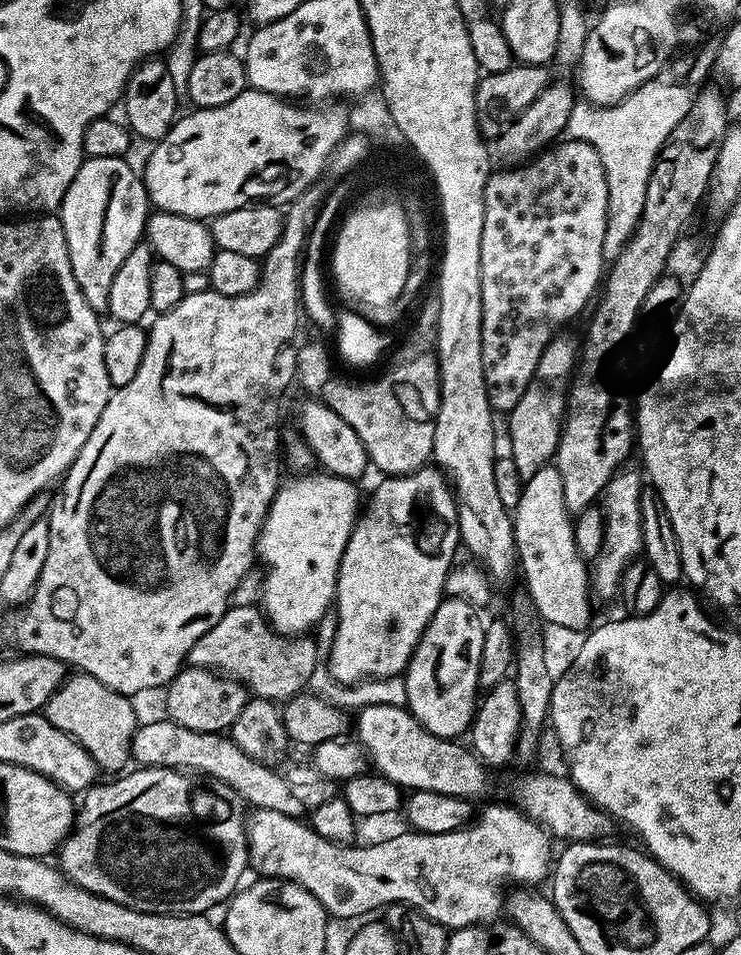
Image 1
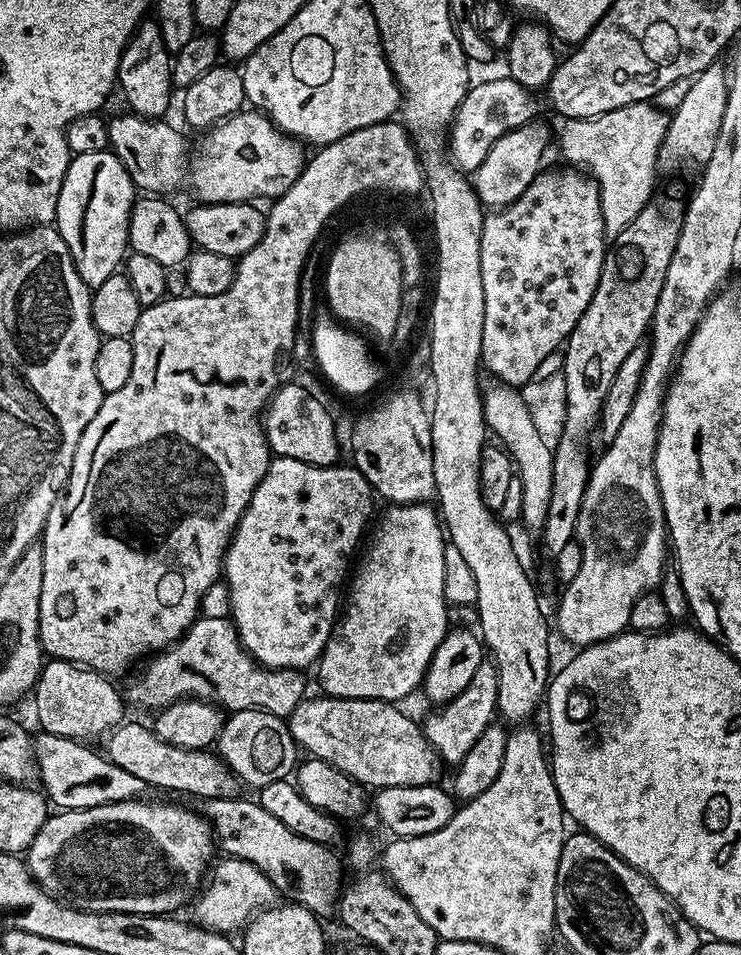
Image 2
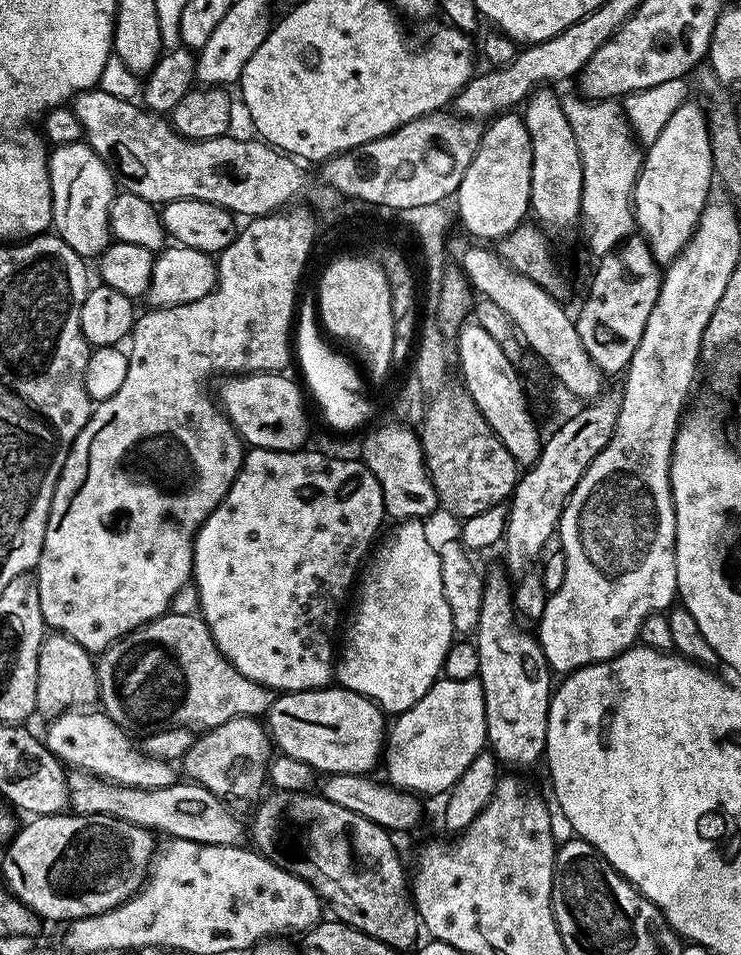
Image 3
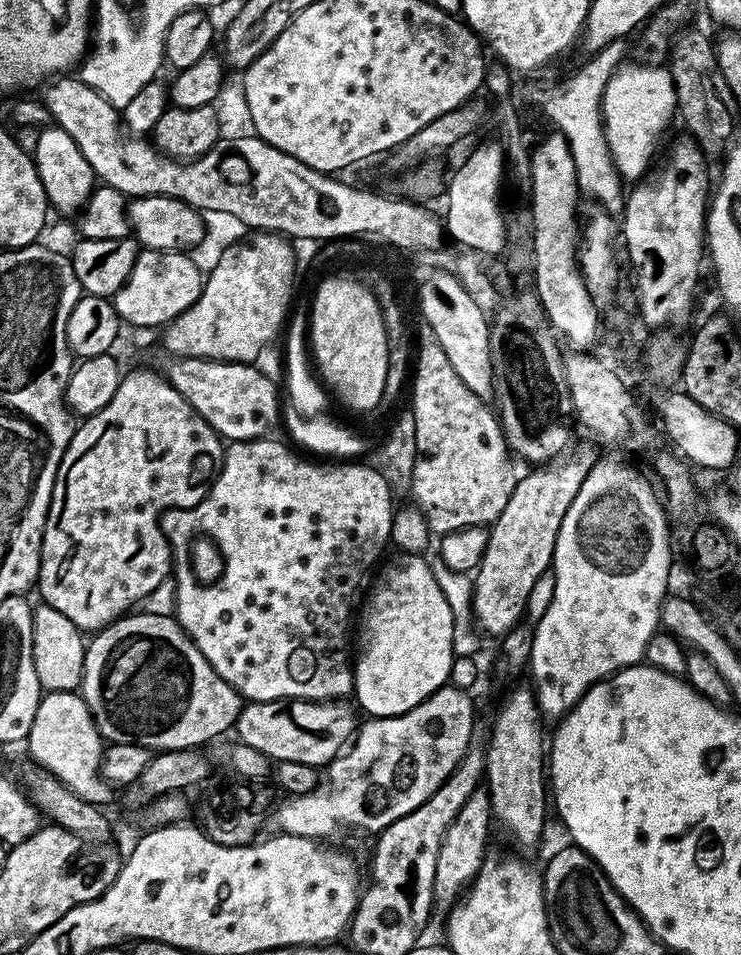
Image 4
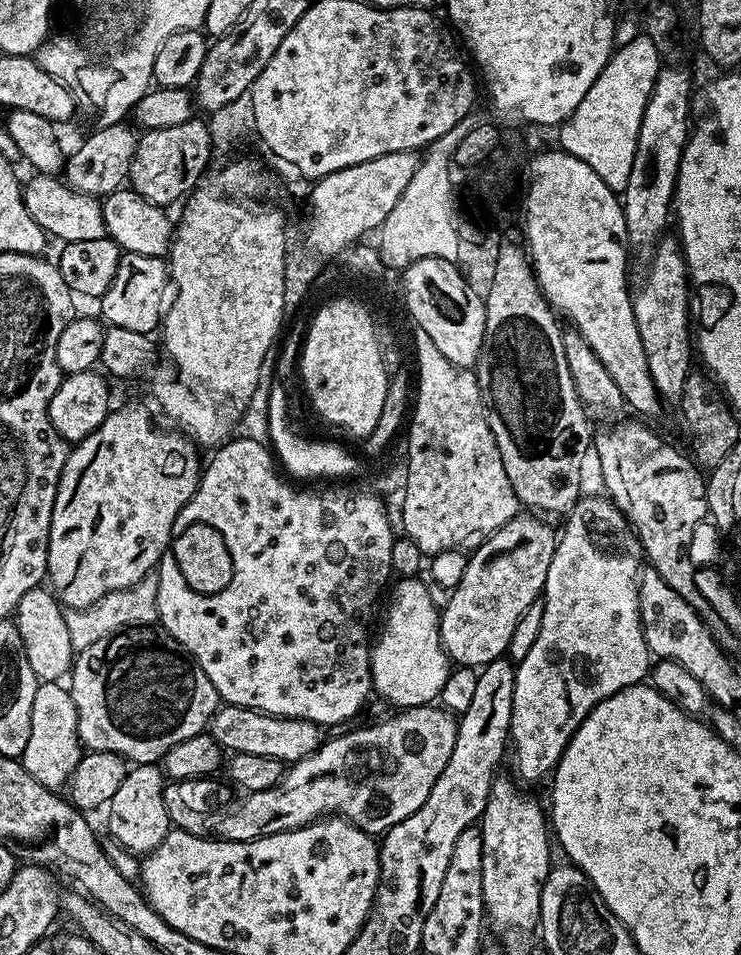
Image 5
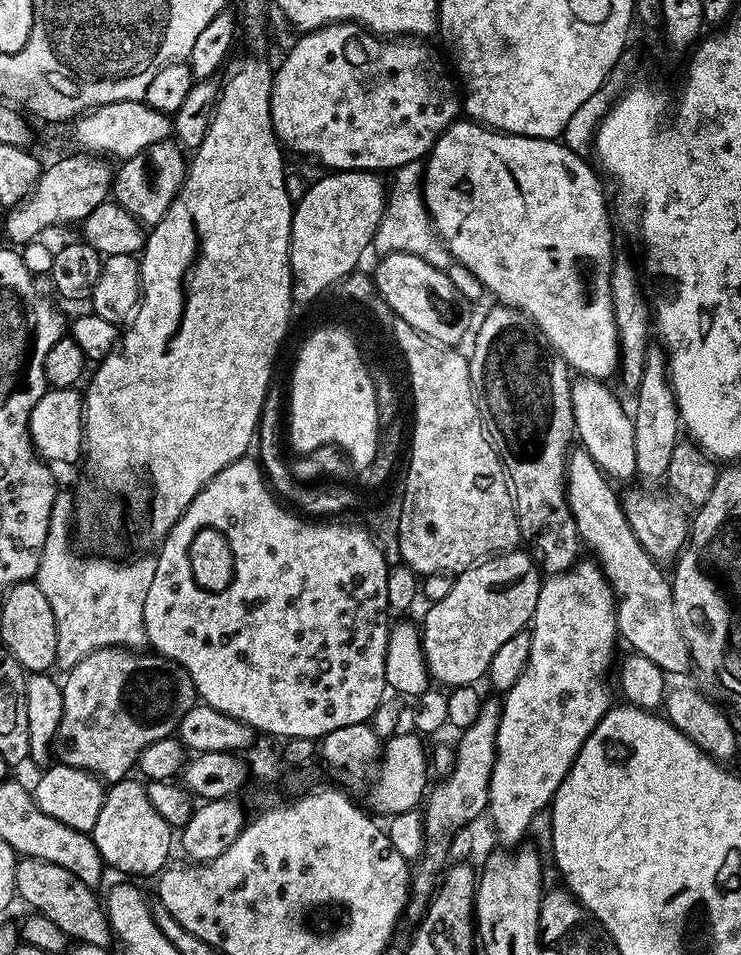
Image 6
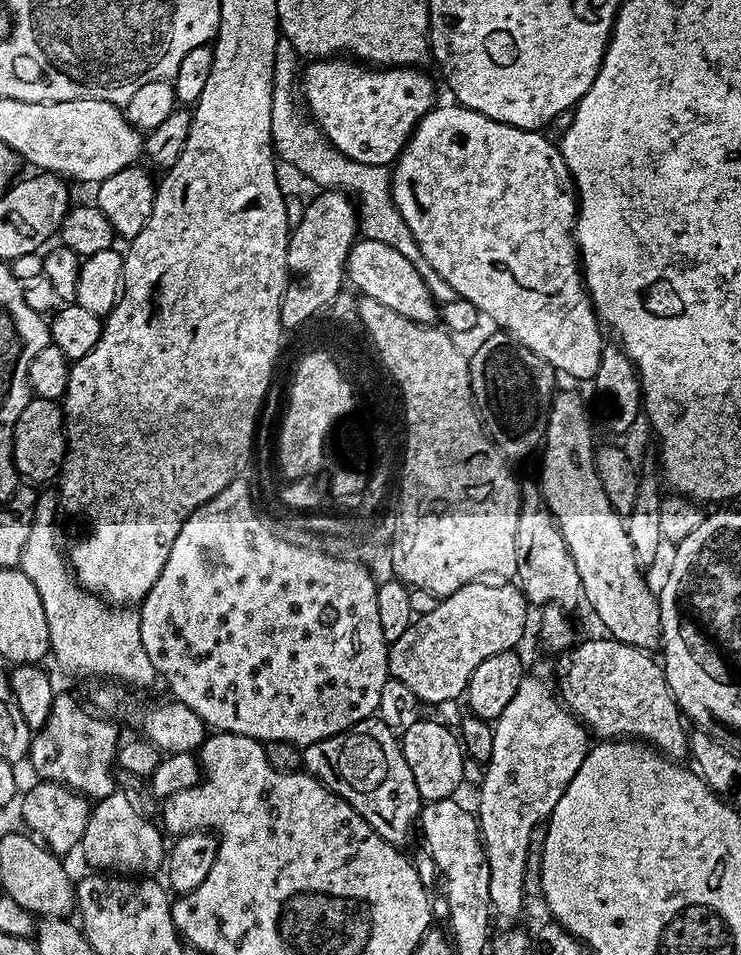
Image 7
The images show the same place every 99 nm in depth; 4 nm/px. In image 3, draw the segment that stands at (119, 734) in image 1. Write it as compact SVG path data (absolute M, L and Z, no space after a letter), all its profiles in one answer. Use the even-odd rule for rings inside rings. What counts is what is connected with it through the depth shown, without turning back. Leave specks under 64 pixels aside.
M60 632L45 635L38 654L38 678L36 679L36 712L44 718L60 716L69 708L87 709L100 699L100 687L96 677L96 660L74 638Z

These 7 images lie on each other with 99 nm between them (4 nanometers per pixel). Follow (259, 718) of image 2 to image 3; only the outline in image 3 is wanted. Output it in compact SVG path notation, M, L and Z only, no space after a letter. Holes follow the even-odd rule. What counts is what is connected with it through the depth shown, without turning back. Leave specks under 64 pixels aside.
M235 716L222 726L201 731L186 750L182 772L193 784L201 784L221 798L252 796L266 784L268 764L274 755L274 745L268 729L257 717Z

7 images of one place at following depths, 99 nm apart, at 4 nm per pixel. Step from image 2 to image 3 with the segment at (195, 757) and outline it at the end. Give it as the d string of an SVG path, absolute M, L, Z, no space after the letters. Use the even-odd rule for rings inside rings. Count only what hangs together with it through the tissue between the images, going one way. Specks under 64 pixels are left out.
M69 708L60 716L51 717L47 724L48 729L42 732L44 745L69 769L89 772L91 776L109 780L112 784L142 790L162 790L162 786L177 783L178 768L175 763L150 758L143 747L138 746L137 741L135 744L132 741L135 739L117 726L103 710Z

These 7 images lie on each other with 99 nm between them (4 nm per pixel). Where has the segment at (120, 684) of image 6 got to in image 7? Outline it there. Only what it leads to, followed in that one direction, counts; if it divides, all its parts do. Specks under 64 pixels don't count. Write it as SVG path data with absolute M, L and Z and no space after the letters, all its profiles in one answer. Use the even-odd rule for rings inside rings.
M68 692L53 695L50 718L46 718L41 728L35 729L26 760L32 763L40 780L64 784L95 802L117 791L113 768L122 735L111 719L85 708Z

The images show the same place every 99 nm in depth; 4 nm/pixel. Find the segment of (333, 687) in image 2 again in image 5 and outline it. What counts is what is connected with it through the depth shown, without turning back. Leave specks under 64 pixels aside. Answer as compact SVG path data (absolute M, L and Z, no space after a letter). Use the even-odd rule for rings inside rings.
M400 578L395 581L387 597L388 609L384 612L384 629L380 641L372 644L372 686L394 708L425 707L433 703L445 685L450 671L447 652L440 641L440 614L428 588L420 578Z

